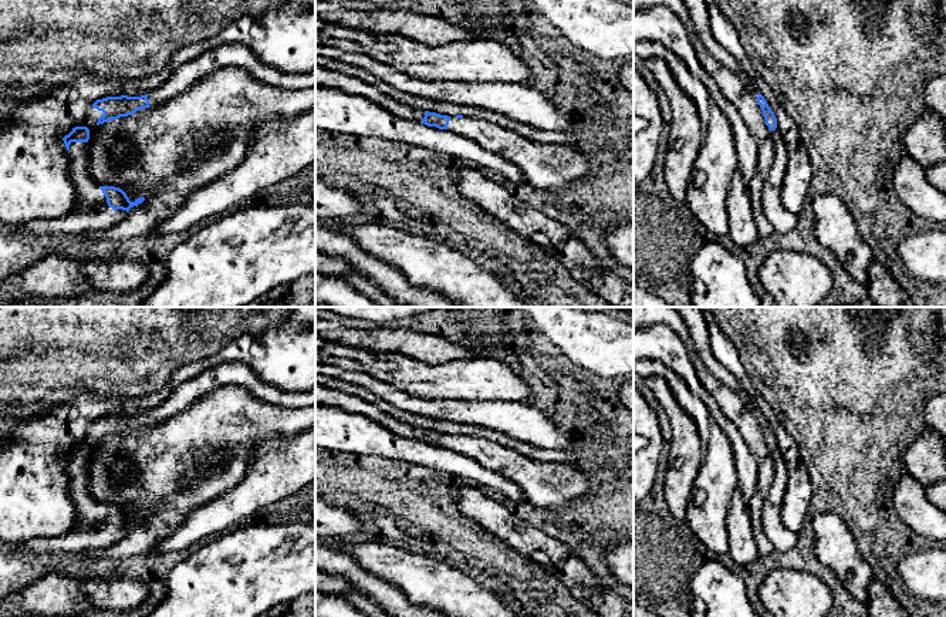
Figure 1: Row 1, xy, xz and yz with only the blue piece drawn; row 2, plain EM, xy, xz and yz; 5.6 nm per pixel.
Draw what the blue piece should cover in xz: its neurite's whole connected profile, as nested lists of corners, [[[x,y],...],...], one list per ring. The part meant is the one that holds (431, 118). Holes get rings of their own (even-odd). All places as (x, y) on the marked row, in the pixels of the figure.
[[[315,67],[315,85],[358,95],[399,118],[418,121],[428,127],[447,129],[469,138],[482,148],[504,156],[521,171],[527,182],[534,188],[560,188],[577,183],[589,175],[587,156],[568,144],[541,144],[479,118],[447,117],[409,107],[382,94],[376,87],[359,78],[334,70]]]

